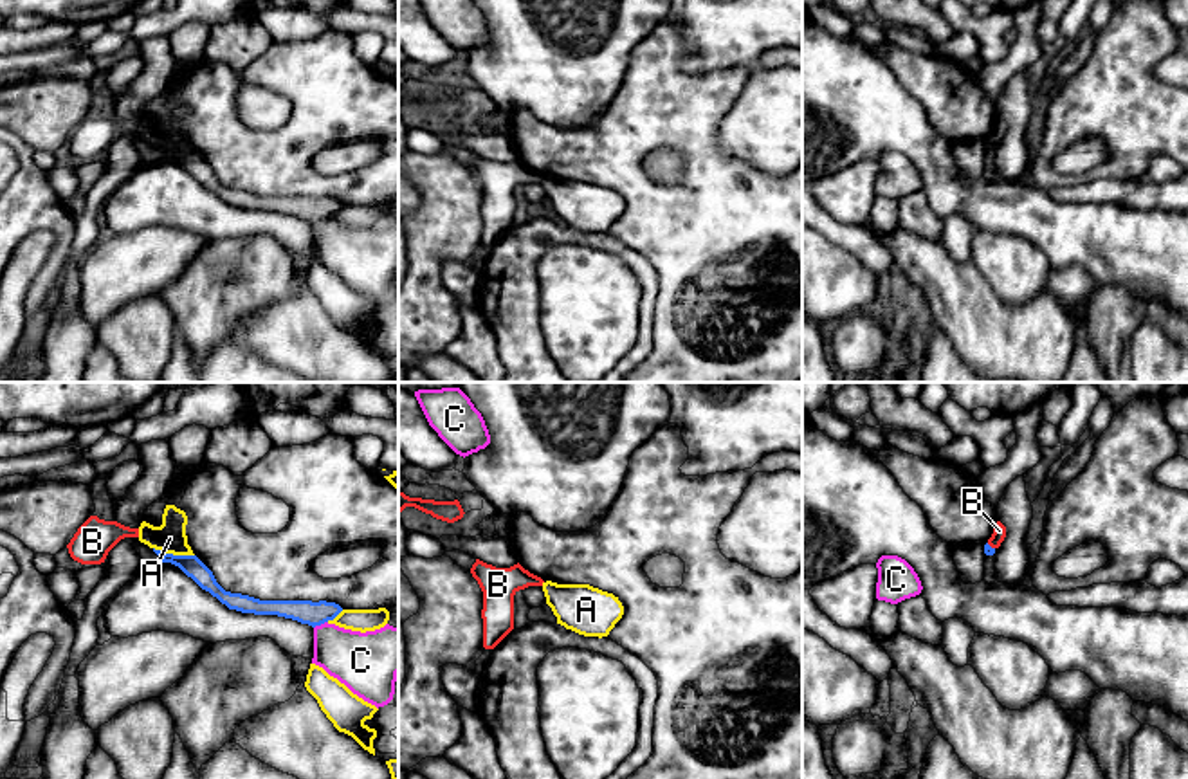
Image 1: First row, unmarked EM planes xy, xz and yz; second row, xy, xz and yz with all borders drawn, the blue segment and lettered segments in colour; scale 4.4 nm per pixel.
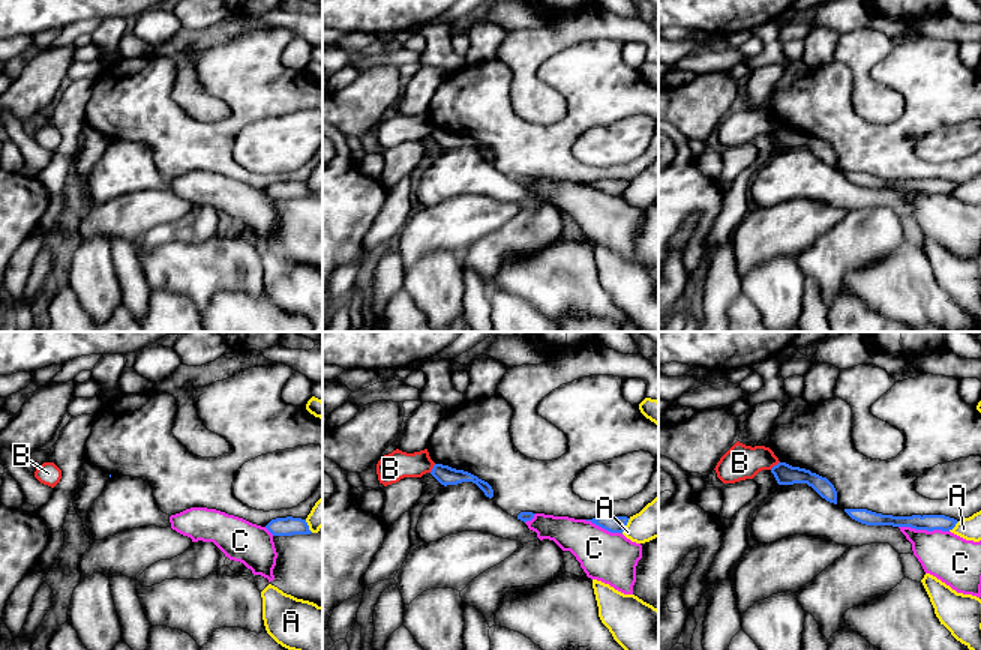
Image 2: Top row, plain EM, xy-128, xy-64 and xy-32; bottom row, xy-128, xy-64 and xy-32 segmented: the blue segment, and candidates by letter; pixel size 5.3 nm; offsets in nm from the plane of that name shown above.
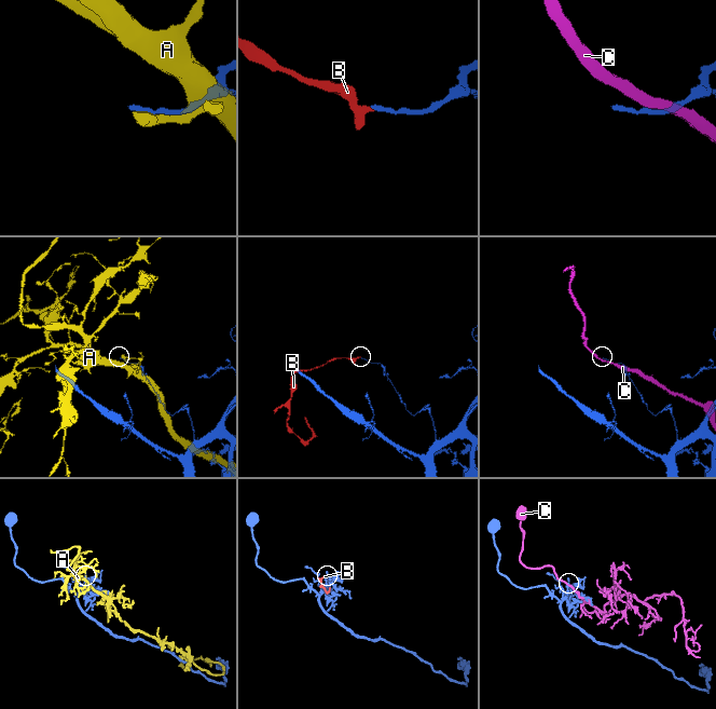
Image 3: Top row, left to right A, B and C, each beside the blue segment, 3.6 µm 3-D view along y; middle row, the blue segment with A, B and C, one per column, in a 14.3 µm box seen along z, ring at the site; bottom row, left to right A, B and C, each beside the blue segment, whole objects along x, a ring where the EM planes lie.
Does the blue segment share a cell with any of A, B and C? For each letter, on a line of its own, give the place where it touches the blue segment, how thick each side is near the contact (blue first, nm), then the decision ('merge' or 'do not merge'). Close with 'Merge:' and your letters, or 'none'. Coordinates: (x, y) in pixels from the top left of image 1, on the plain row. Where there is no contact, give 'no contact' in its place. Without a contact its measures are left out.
A: contact xy (172, 150); calibres 90 and 140 nm; do not merge
B: contact yz (988, 141); calibres 50 and 60 nm; do not merge
C: contact xy (319, 220); calibres 110 and 260 nm; do not merge
Merge: none

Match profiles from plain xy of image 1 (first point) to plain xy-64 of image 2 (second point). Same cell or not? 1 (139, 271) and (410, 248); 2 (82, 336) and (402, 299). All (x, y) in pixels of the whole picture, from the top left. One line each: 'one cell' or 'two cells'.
1: one cell
2: two cells

